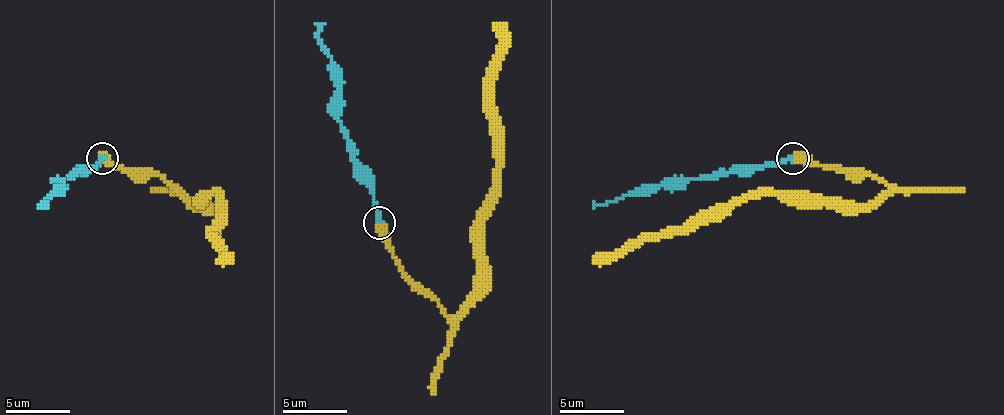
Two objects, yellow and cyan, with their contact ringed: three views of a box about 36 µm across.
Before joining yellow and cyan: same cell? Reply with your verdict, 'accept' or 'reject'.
accept

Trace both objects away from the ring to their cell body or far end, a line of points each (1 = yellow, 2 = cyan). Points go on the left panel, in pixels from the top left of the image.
1: (103, 159), (158, 172), (200, 204), (213, 195), (220, 198), (216, 240), (223, 253), (216, 263)
2: (103, 159), (60, 182), (41, 204), (47, 201)

